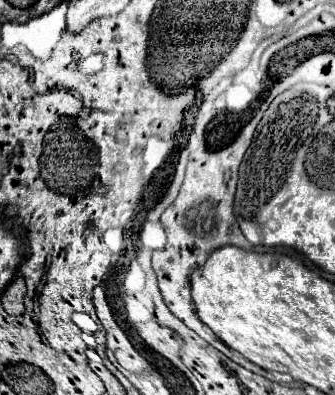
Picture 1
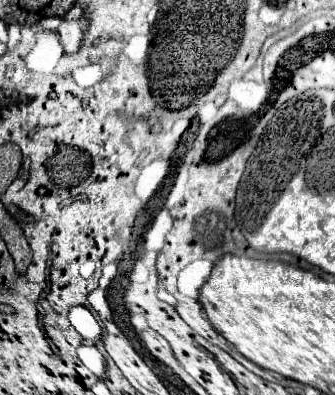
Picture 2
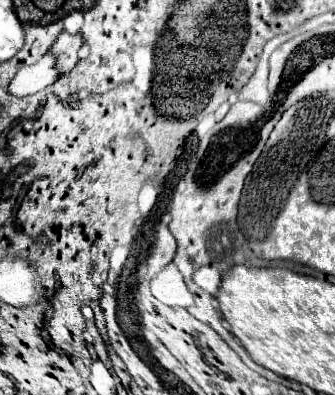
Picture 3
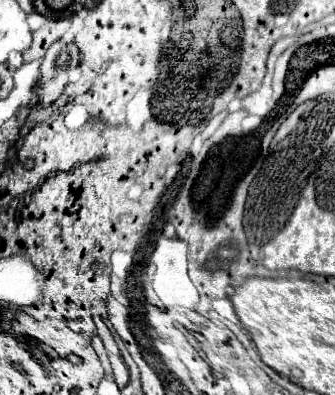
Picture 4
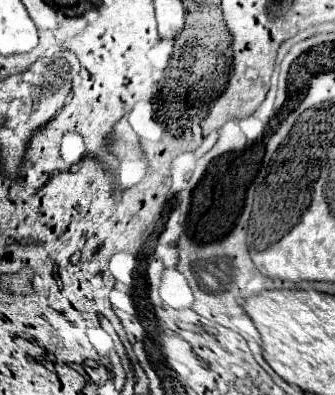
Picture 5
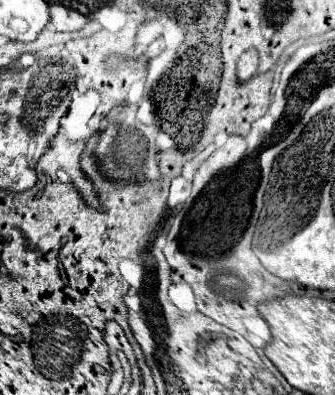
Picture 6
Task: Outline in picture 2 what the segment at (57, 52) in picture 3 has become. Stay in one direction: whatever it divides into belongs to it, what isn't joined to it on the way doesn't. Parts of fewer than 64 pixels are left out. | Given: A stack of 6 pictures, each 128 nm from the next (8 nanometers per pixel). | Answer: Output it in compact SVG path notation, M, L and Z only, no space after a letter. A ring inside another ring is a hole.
M62 20L60 28L58 28L58 34L60 34L60 44L64 46L66 54L74 54L78 48L80 48L80 42L82 42L82 28L80 28L80 20Z

